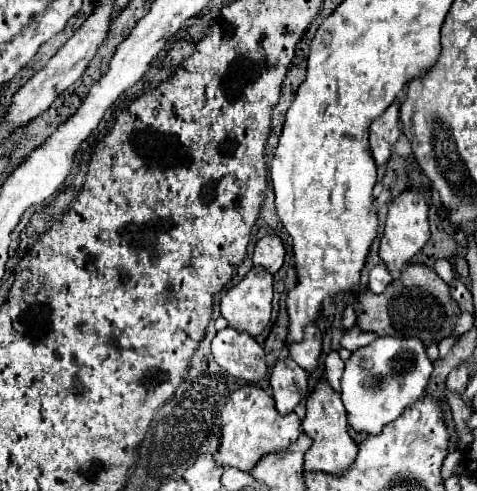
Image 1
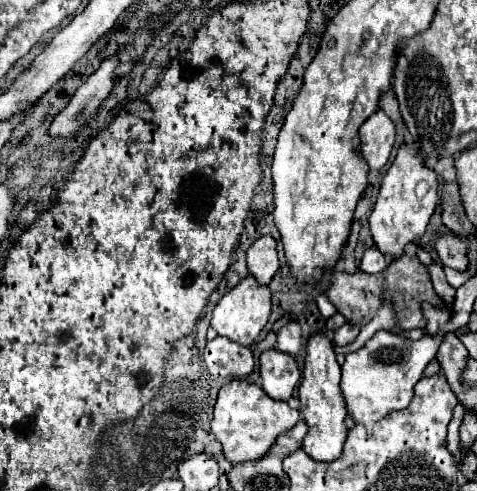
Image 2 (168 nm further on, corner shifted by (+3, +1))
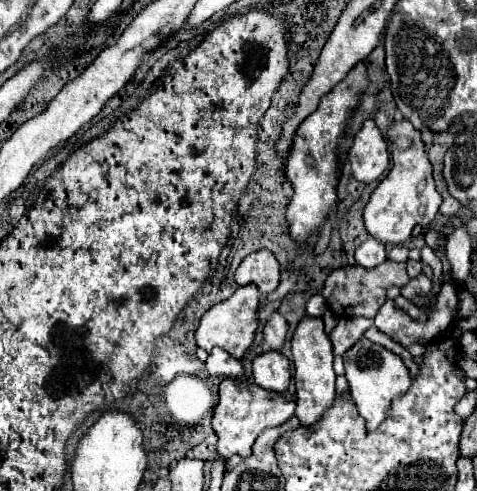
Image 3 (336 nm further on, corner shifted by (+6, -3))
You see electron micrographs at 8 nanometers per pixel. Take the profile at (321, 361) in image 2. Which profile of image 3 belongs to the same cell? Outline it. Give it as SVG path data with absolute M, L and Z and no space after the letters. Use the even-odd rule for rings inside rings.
M305 316L291 340L291 352L293 352L293 364L295 364L295 382L297 382L297 418L303 426L315 424L323 412L333 404L335 400L335 372L333 372L333 348L331 340L325 334L325 326L321 318Z

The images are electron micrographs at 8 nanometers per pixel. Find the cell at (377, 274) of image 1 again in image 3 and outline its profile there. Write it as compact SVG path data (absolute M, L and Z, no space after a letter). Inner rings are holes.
M367 238L365 242L361 242L357 246L355 260L357 260L357 264L361 264L365 268L375 268L377 264L381 264L381 262L387 260L387 248L379 240Z

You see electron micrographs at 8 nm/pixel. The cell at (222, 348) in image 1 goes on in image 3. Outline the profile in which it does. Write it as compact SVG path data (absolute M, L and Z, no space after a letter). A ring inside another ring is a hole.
M215 348L207 362L205 362L207 370L211 376L225 376L225 378L241 378L243 376L243 364L241 360L235 360L233 356L229 356L225 350Z

